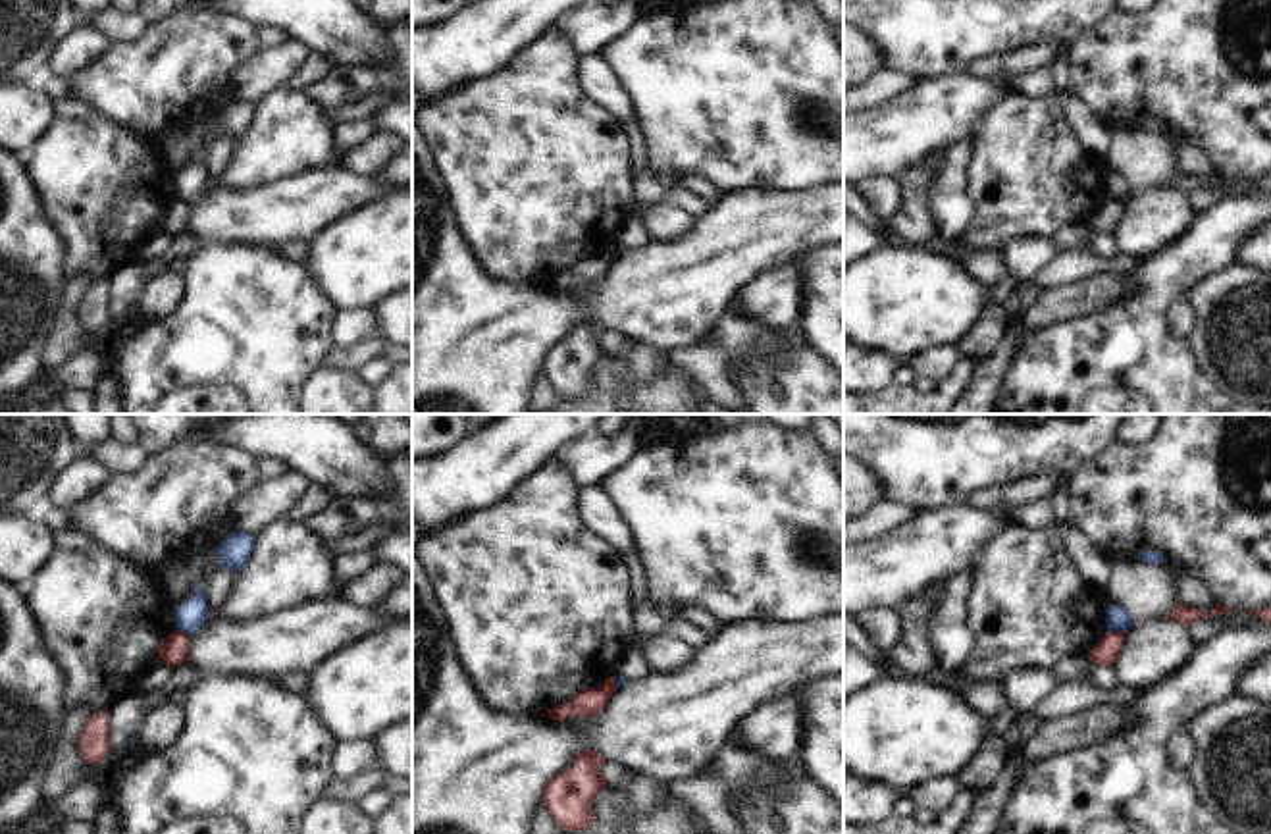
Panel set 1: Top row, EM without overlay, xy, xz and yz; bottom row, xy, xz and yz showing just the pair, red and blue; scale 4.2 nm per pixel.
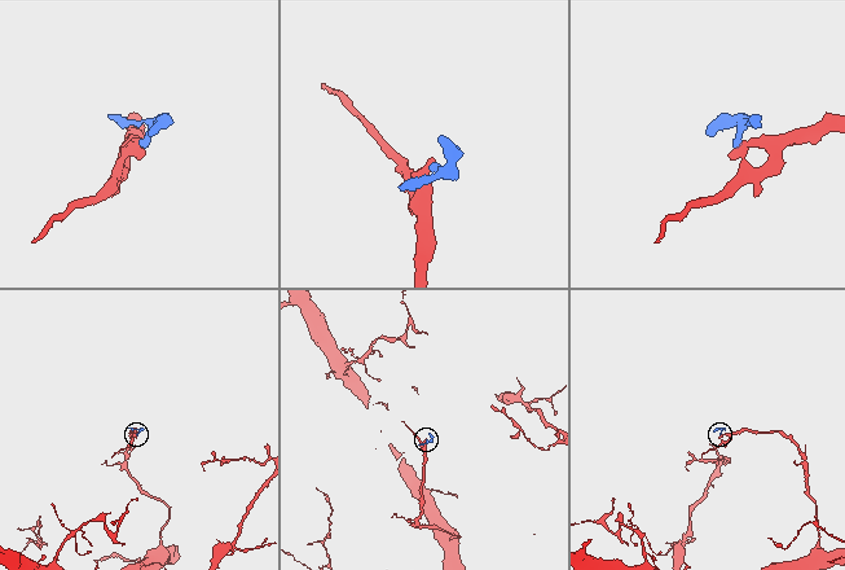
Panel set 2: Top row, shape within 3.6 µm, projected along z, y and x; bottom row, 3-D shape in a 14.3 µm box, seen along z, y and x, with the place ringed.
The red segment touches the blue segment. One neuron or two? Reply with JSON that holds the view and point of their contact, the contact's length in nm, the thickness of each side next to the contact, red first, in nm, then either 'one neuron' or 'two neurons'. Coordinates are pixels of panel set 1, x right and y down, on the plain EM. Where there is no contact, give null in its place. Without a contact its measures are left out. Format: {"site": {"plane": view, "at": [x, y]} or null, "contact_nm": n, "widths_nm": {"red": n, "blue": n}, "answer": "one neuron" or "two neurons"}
{"site": {"plane": "yz", "at": [1115, 201]}, "contact_nm": 70, "widths_nm": {"red": 100, "blue": 100}, "answer": "two neurons"}

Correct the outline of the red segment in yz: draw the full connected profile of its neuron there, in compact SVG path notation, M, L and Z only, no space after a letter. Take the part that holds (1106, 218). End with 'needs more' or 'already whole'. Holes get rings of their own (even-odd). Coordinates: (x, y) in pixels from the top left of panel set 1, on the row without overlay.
M1107 200L1088 222L1094 233L1115 233L1123 216L1125 200Z; already whole

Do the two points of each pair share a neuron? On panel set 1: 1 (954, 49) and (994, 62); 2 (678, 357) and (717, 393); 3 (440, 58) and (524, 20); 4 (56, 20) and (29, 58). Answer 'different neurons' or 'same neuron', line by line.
1: different neurons
2: same neuron
3: same neuron
4: same neuron

